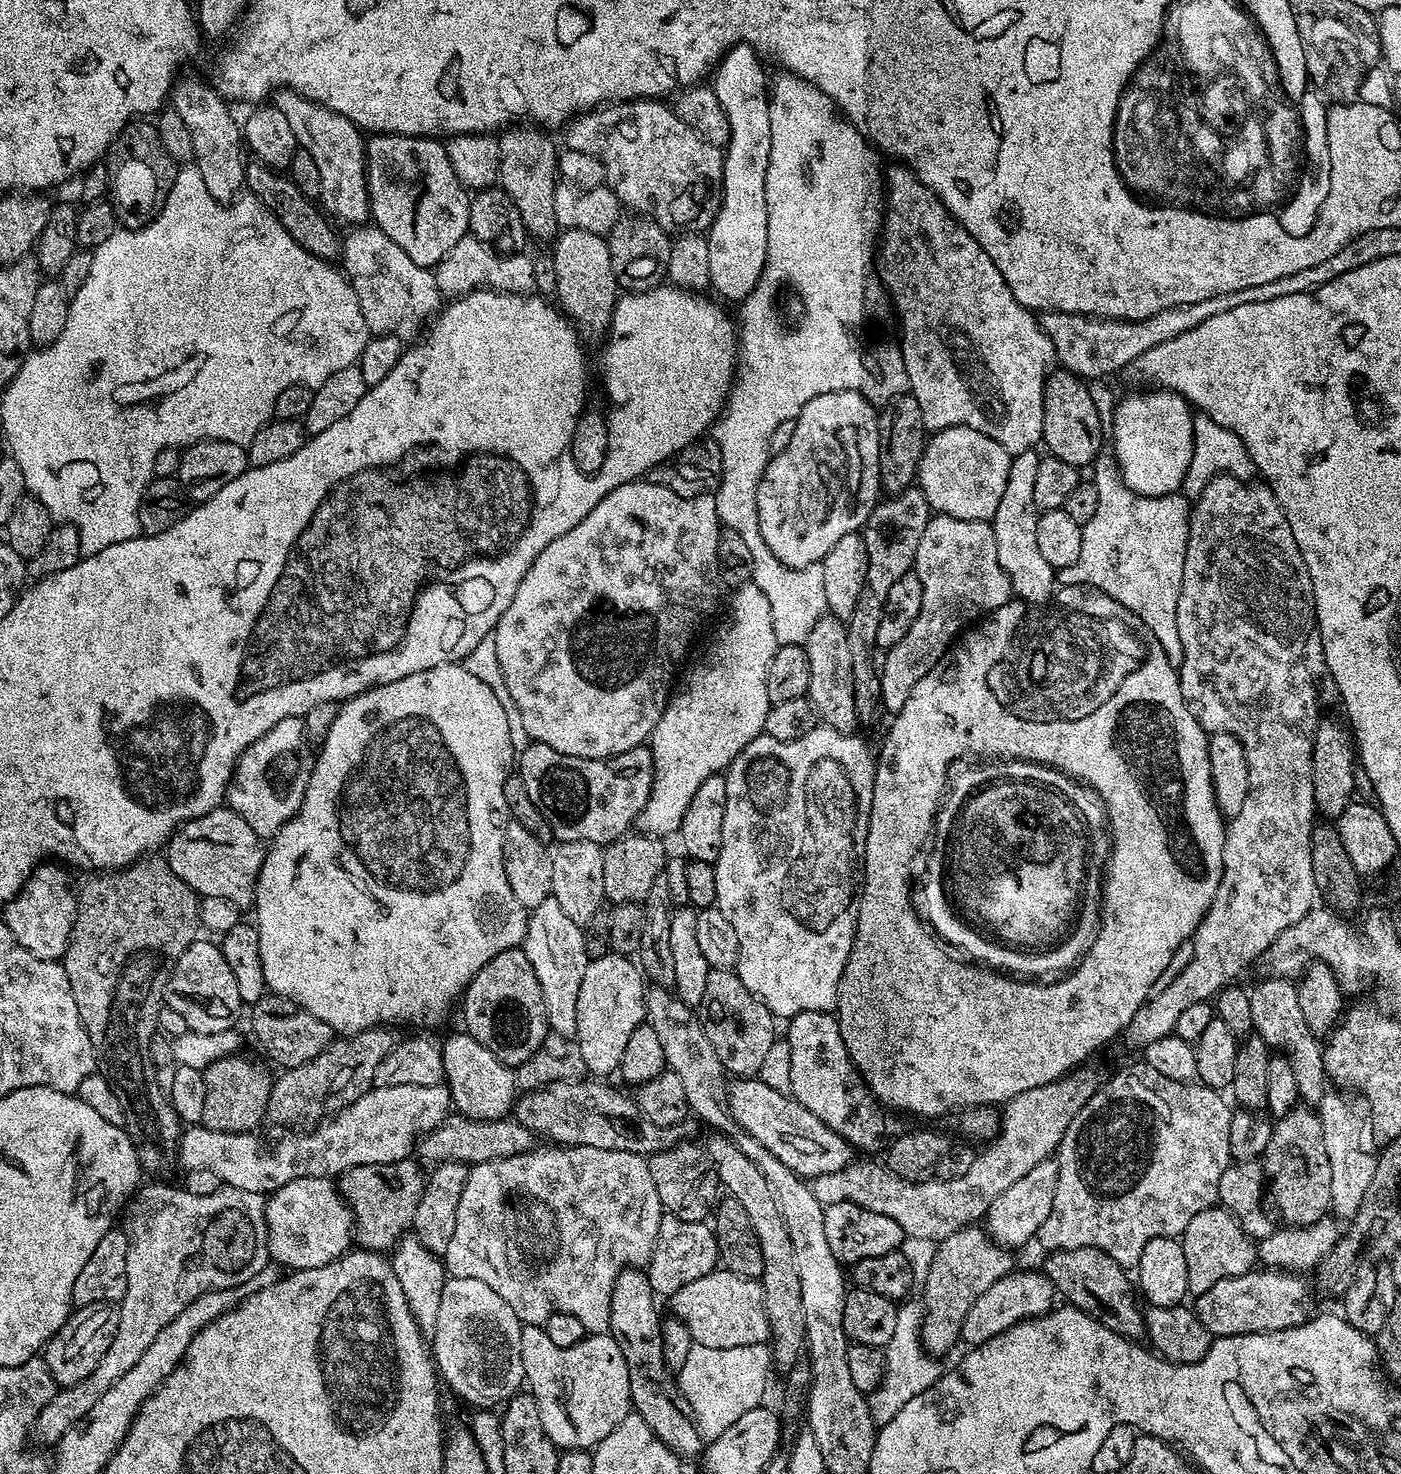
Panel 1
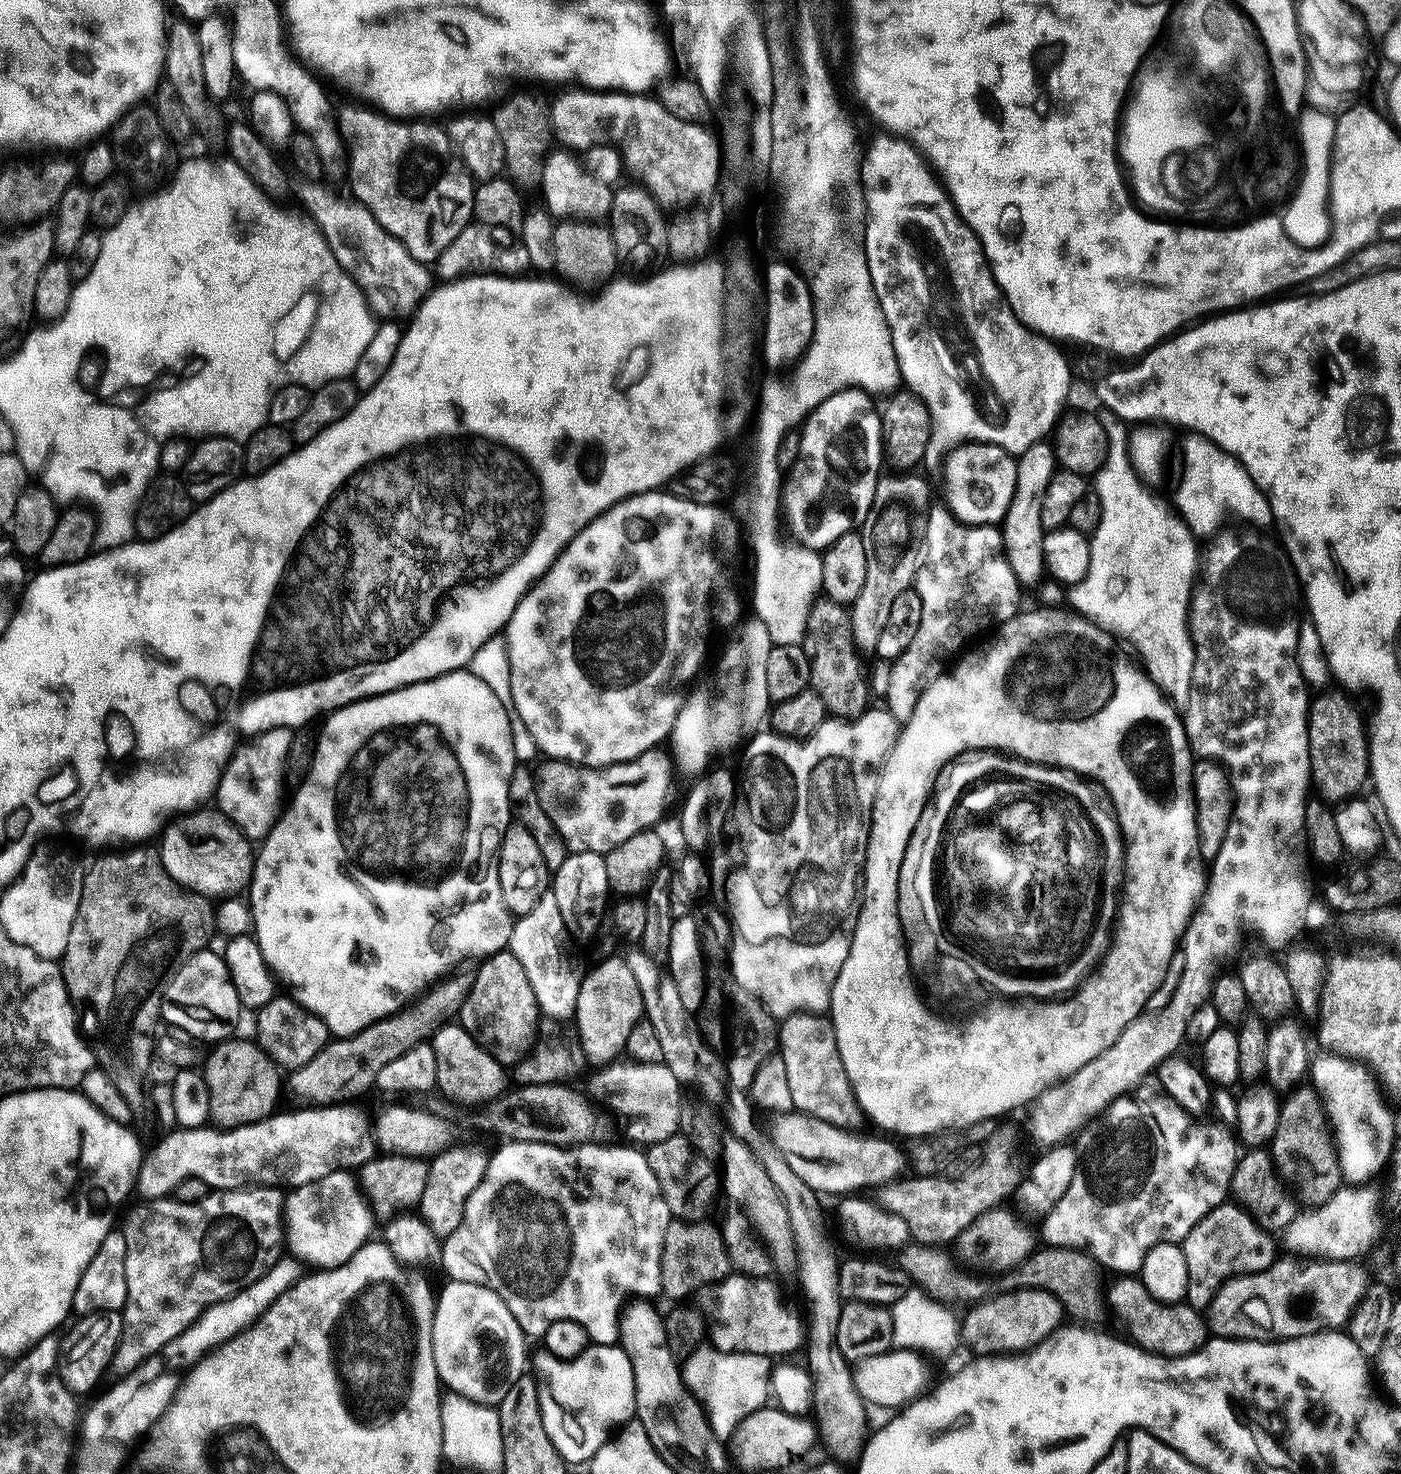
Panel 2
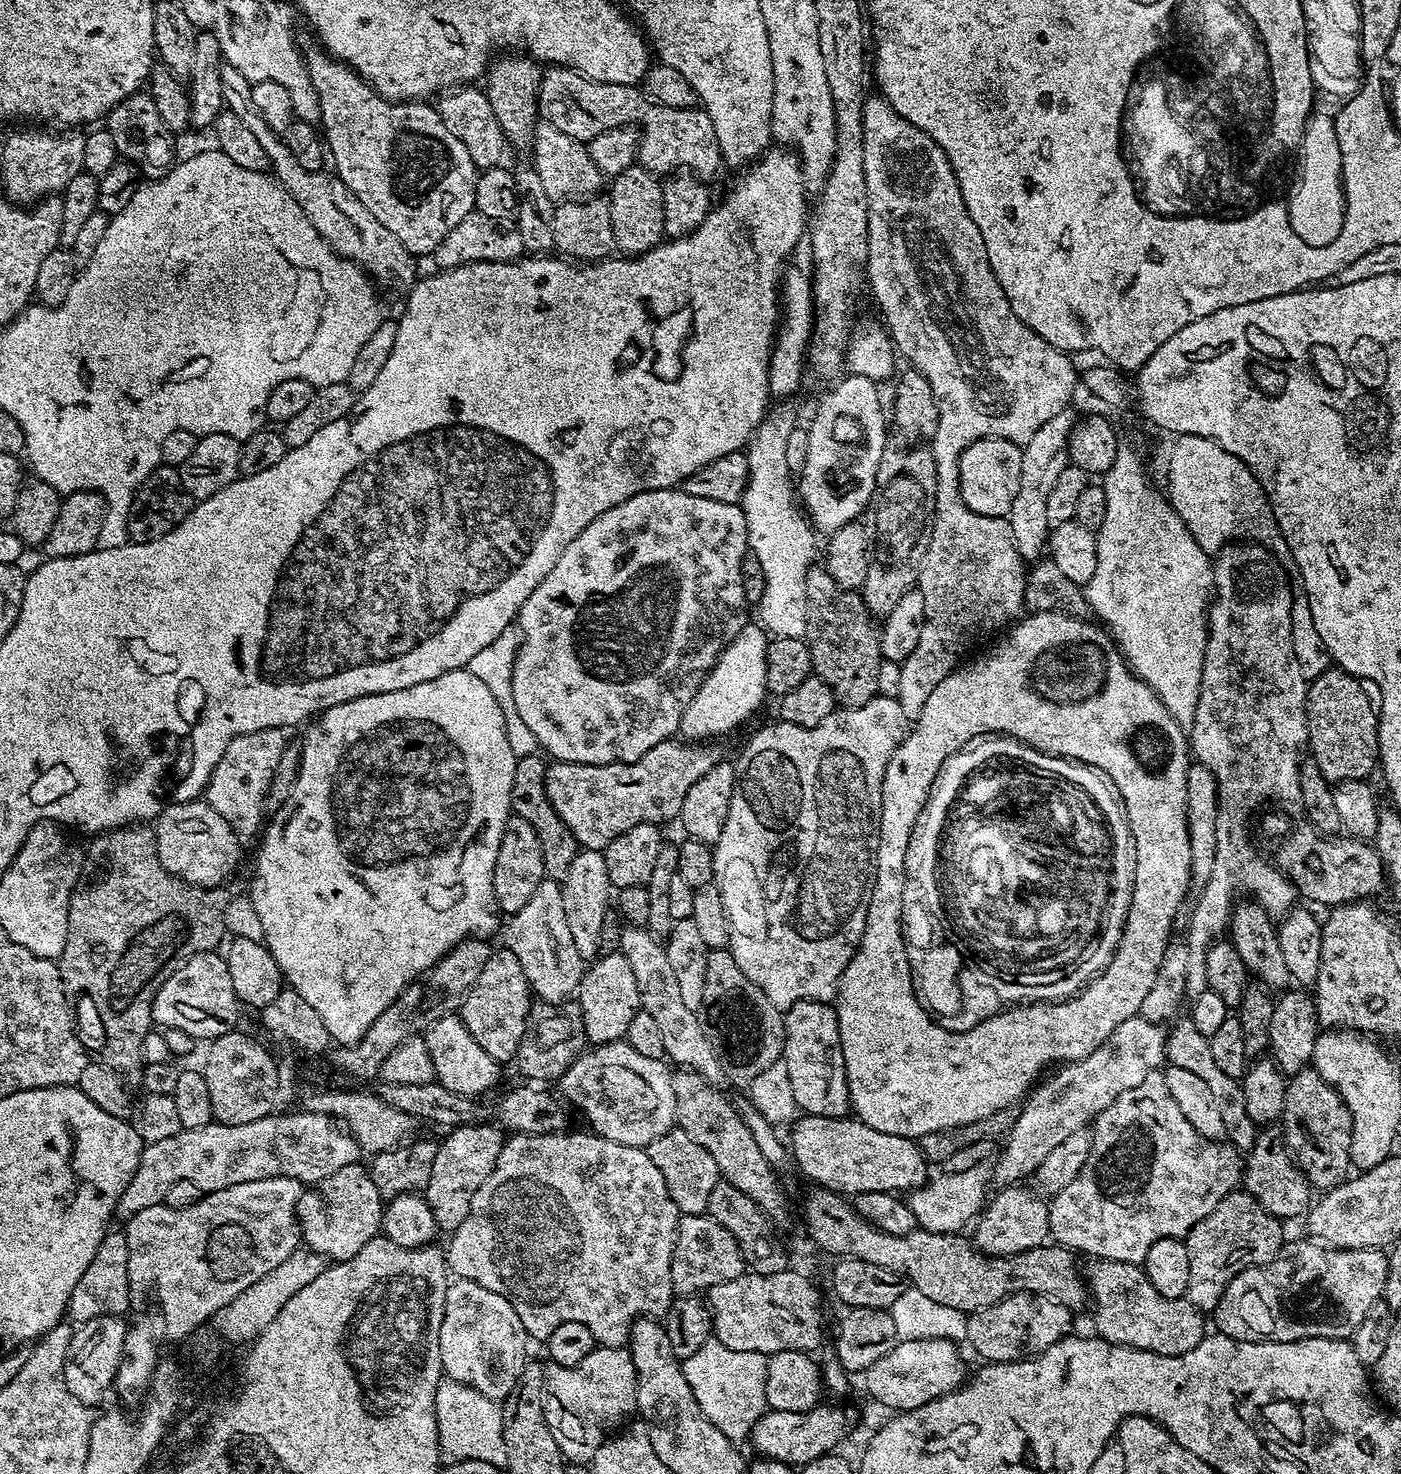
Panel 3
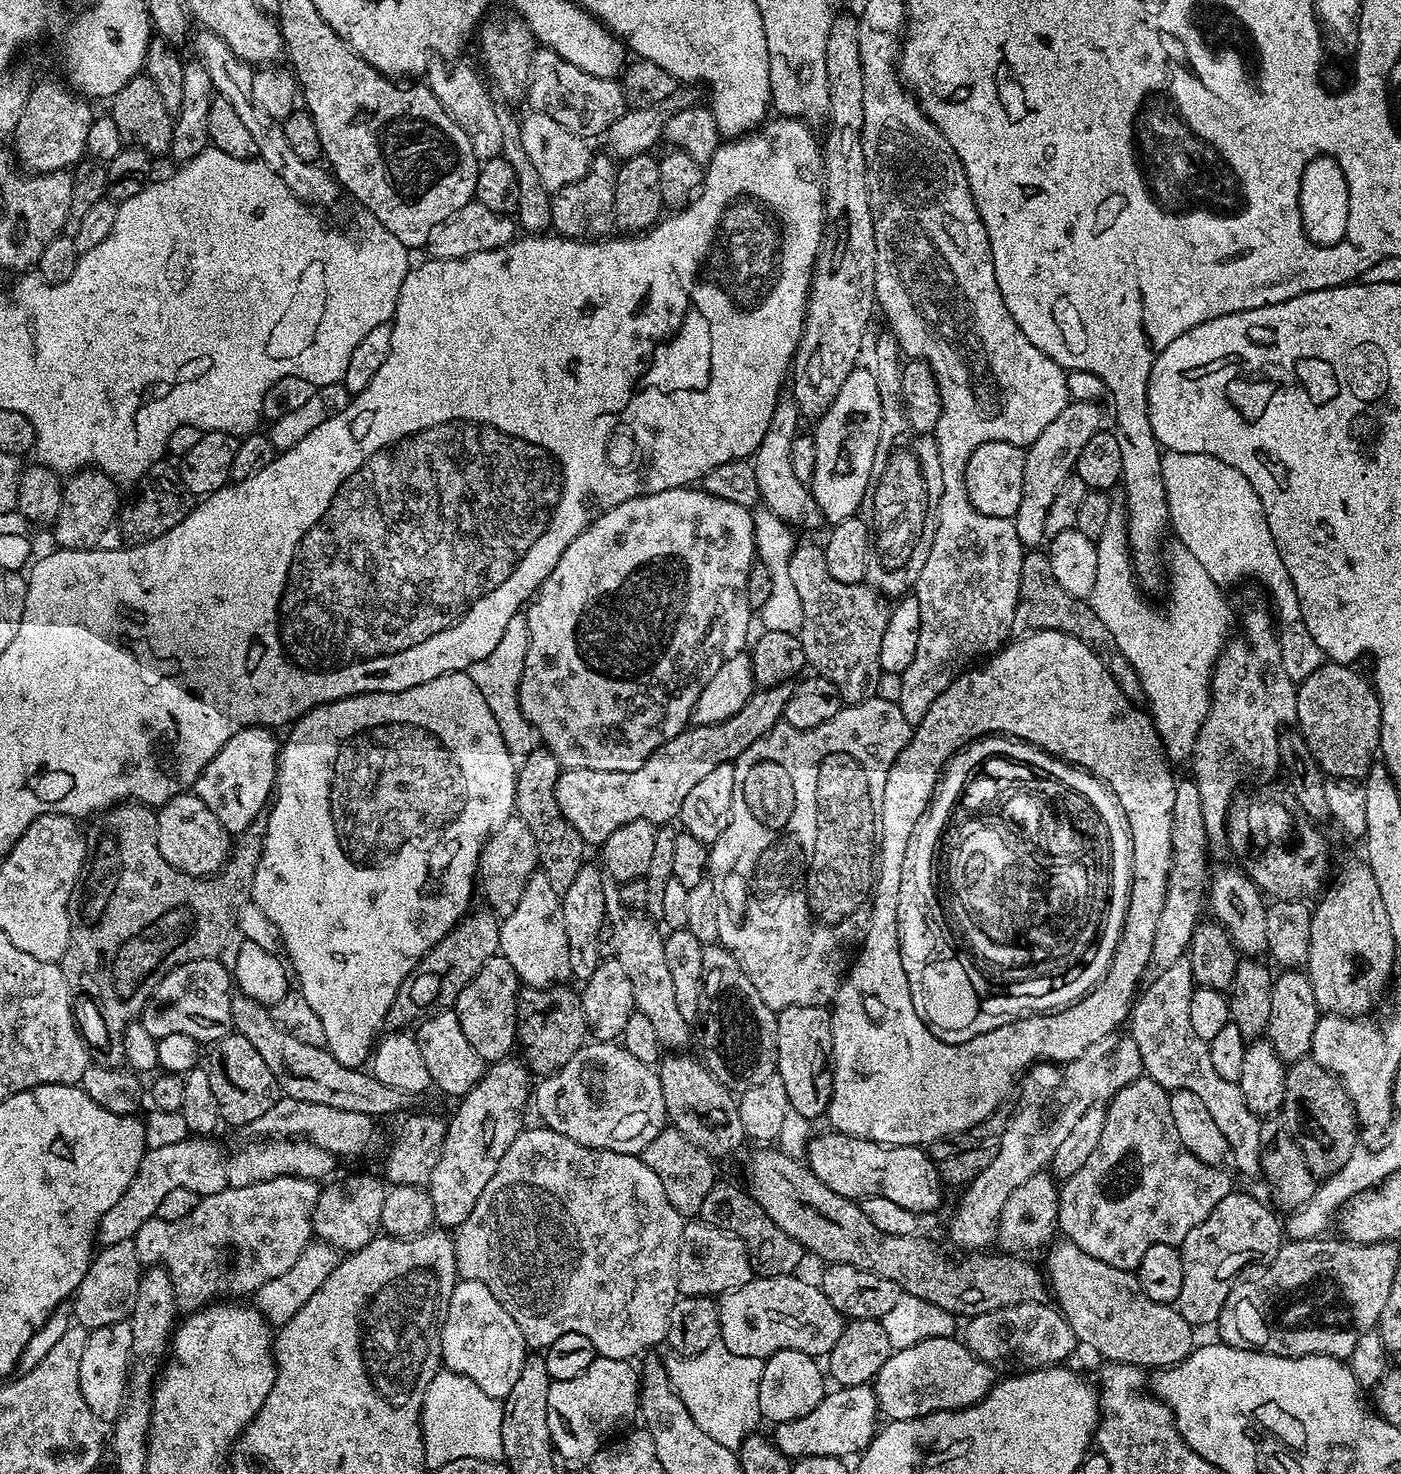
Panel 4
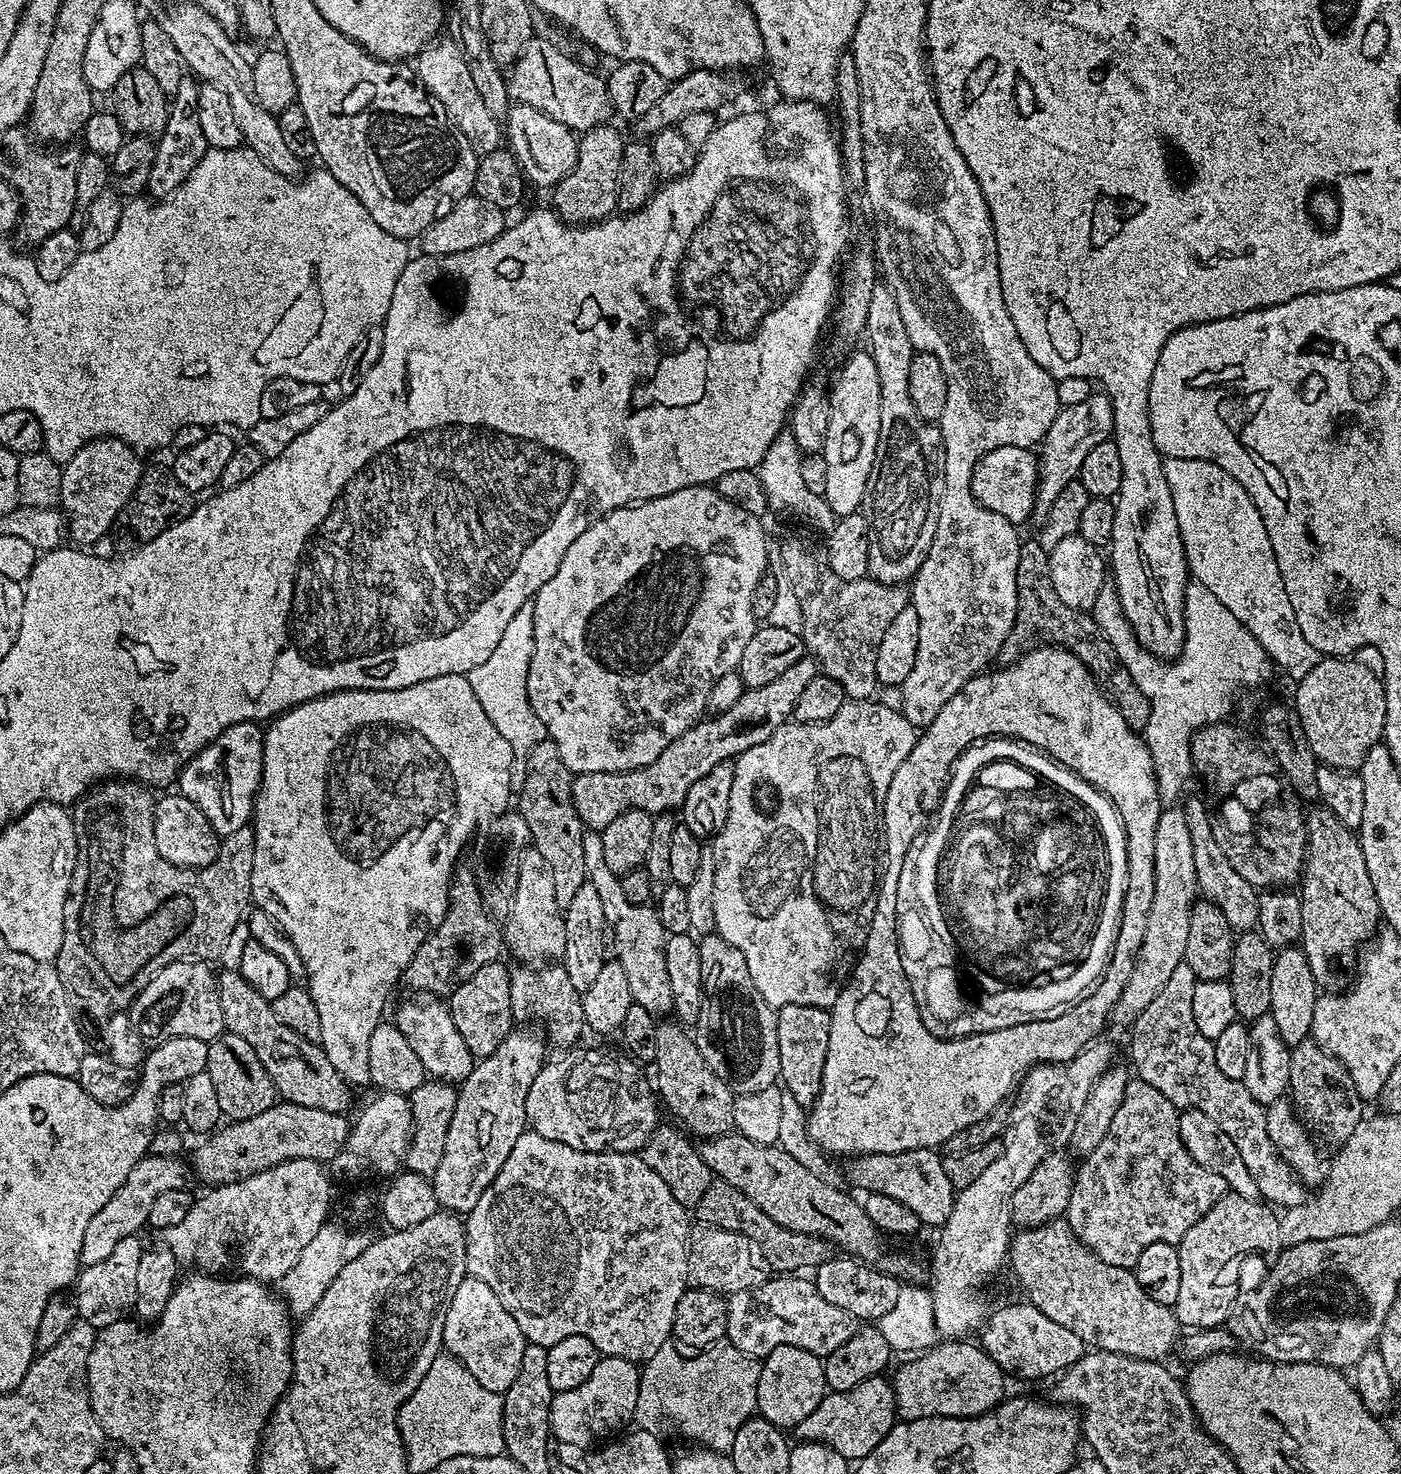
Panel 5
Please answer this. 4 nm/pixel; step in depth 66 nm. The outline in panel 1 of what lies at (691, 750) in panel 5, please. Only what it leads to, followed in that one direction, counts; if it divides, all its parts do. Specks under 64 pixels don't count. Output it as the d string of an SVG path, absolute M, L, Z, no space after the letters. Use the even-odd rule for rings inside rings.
M529 742L519 749L518 775L526 782L530 798L534 798L548 819L557 841L585 840L607 846L621 839L648 801L652 789L652 752L641 746L606 760L591 760L558 754L554 746Z

